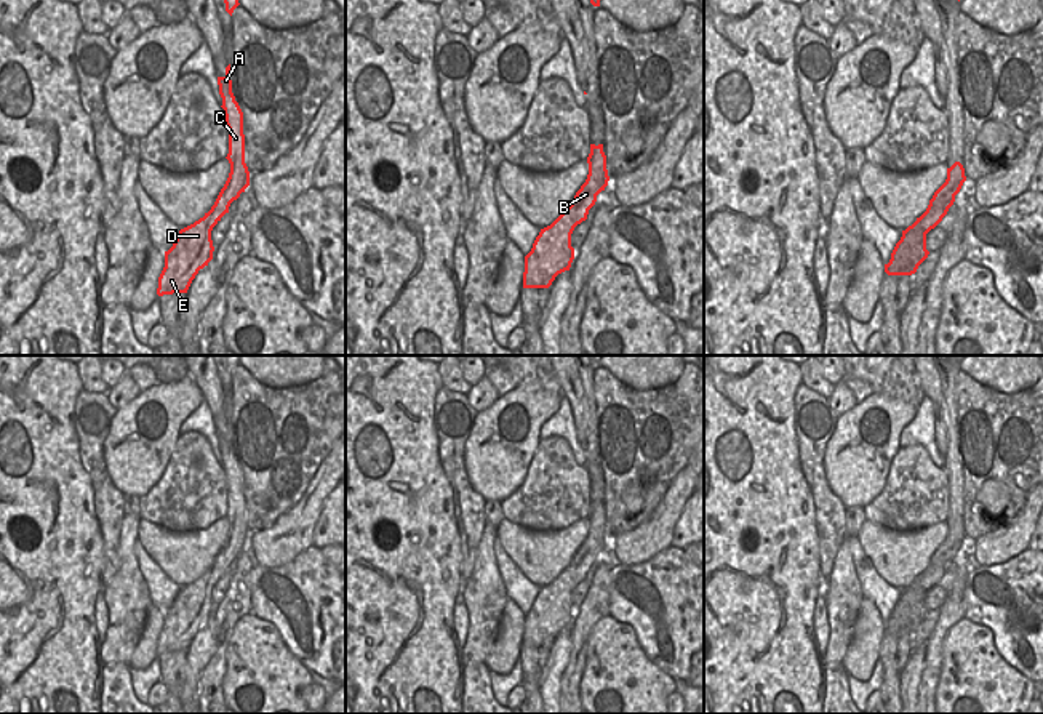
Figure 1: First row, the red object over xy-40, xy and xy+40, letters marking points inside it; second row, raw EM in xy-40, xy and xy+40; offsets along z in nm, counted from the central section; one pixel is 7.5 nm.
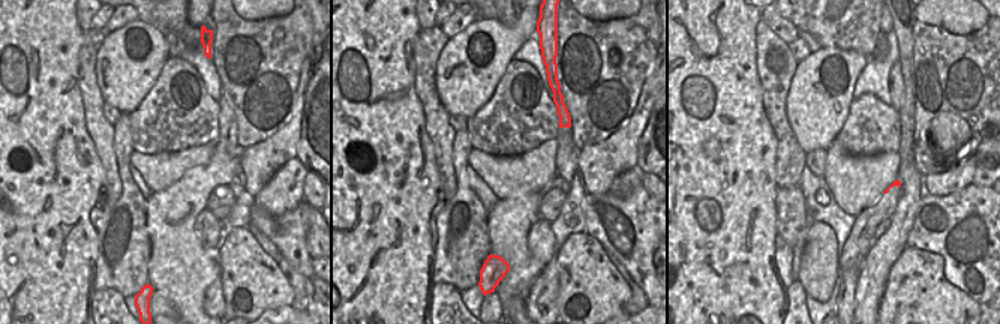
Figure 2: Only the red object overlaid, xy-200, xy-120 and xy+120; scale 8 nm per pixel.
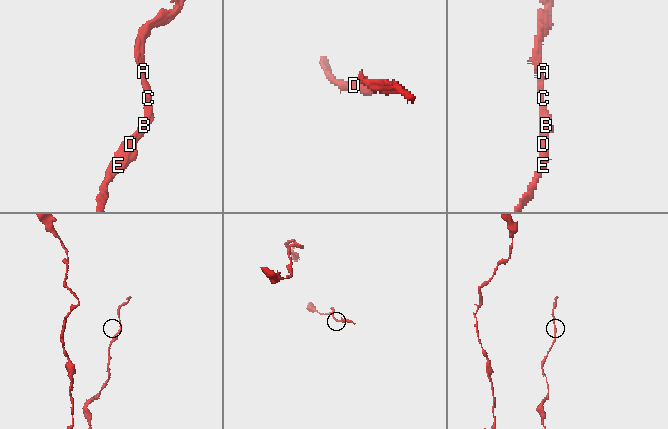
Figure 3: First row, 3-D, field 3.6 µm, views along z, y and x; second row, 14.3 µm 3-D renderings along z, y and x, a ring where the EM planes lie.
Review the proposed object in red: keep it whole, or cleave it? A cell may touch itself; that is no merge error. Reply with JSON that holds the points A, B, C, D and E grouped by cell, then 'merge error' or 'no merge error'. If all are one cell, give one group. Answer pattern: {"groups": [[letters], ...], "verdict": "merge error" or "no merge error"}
{"groups": [["A", "B", "C", "D", "E"]], "verdict": "no merge error"}

